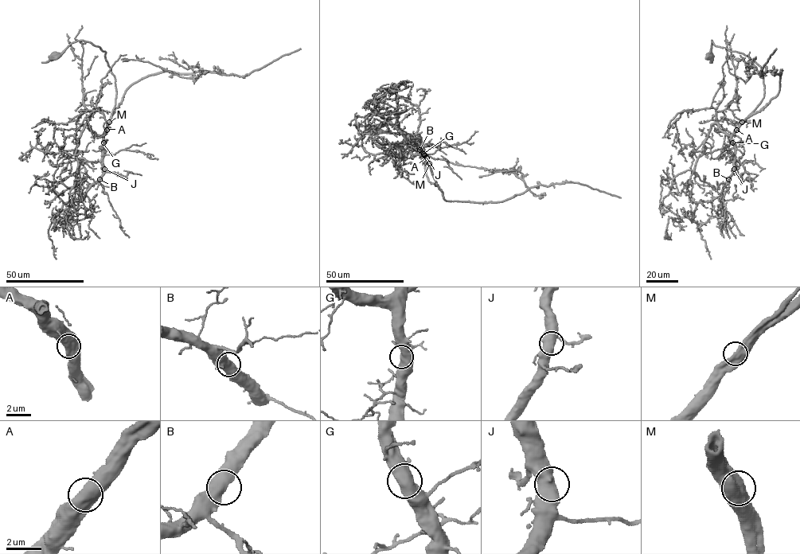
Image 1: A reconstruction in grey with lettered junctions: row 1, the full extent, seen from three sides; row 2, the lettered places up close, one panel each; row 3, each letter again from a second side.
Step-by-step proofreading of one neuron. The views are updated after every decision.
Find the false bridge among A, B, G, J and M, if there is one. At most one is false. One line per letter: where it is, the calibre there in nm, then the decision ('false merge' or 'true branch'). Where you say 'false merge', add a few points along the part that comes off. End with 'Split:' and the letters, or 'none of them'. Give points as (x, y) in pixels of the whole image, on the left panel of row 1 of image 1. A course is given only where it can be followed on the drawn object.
A: place (107, 130); calibre 550 nm; true branch
B: place (99, 179); calibre 550 nm; true branch
G: place (103, 142); calibre 550 nm; true branch
J: place (104, 169); calibre 550 nm; true branch
M: place (109, 122); calibre 600 nm; true branch
Split: none of them

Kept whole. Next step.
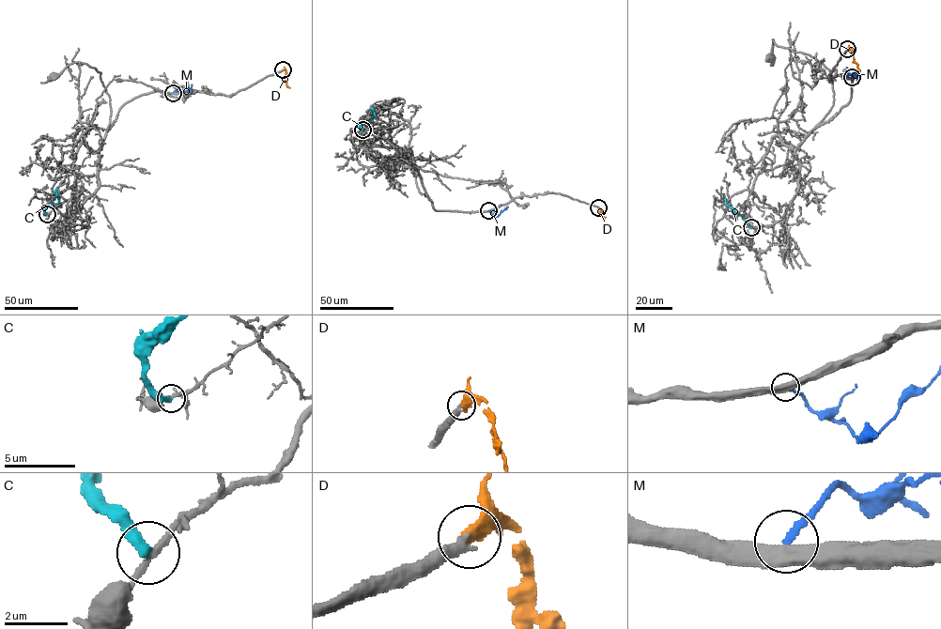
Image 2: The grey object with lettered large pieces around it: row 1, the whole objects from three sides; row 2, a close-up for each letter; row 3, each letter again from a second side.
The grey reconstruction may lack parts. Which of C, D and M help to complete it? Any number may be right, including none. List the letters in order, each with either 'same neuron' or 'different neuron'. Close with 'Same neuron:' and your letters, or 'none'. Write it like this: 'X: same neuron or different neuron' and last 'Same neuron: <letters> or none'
C: different neuron
D: different neuron
M: different neuron
Same neuron: none

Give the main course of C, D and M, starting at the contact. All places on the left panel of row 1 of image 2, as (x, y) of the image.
C: (47, 214), (44, 209), (58, 202), (57, 187)
D: (284, 69), (285, 81), (290, 87)
M: (173, 93), (186, 92), (191, 84)

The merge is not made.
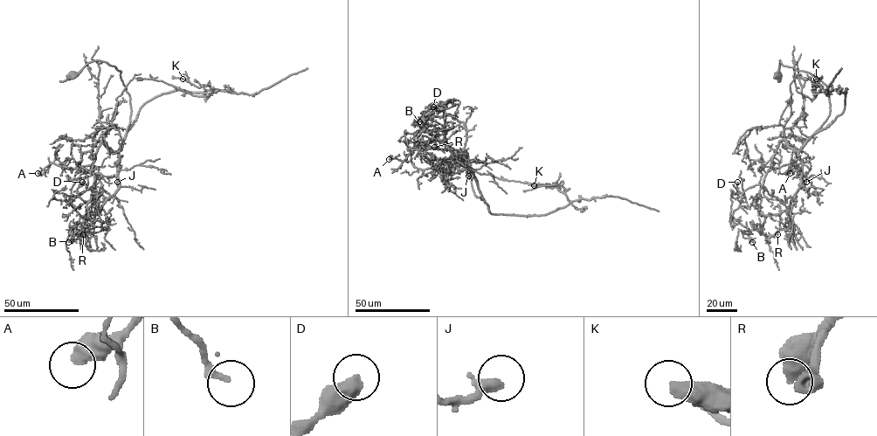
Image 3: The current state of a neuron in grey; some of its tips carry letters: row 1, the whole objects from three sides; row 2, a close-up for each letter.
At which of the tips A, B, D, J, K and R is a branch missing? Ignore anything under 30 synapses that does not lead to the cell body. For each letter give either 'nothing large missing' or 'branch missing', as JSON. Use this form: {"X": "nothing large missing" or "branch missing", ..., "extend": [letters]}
{"A": "nothing large missing", "B": "nothing large missing", "D": "nothing large missing", "J": "branch missing", "K": "nothing large missing", "R": "nothing large missing", "extend": ["J"]}

